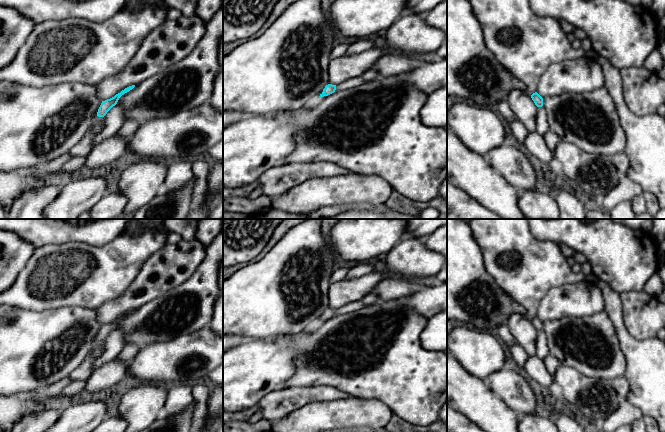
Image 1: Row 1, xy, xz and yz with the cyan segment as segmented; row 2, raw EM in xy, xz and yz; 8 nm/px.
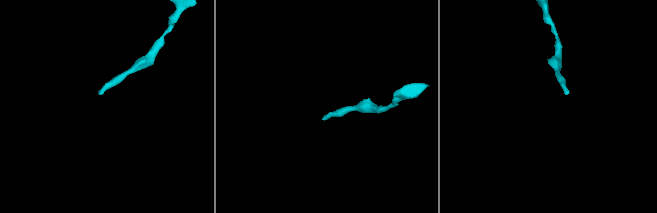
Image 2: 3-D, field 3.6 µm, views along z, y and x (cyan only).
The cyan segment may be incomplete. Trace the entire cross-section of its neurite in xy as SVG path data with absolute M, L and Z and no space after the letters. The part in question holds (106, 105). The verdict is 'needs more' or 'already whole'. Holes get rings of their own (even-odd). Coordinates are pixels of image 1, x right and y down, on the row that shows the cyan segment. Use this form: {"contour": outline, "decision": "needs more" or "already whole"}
{"contour": "M135 85L129 86L127 88L125 88L124 90L122 90L120 93L116 94L114 97L107 99L105 101L102 101L98 112L97 112L97 116L98 117L104 117L107 112L117 104L119 98L124 95L125 93L129 92L130 90L132 90L135 87Z", "decision": "already whole"}

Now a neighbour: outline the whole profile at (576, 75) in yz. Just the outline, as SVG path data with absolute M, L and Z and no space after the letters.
M571 57L551 64L538 81L536 92L544 99L566 93L591 92L604 86L604 74L597 60Z

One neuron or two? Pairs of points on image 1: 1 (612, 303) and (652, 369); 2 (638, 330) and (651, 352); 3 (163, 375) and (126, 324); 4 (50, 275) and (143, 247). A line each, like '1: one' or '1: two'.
1: one
2: two
3: two
4: one

